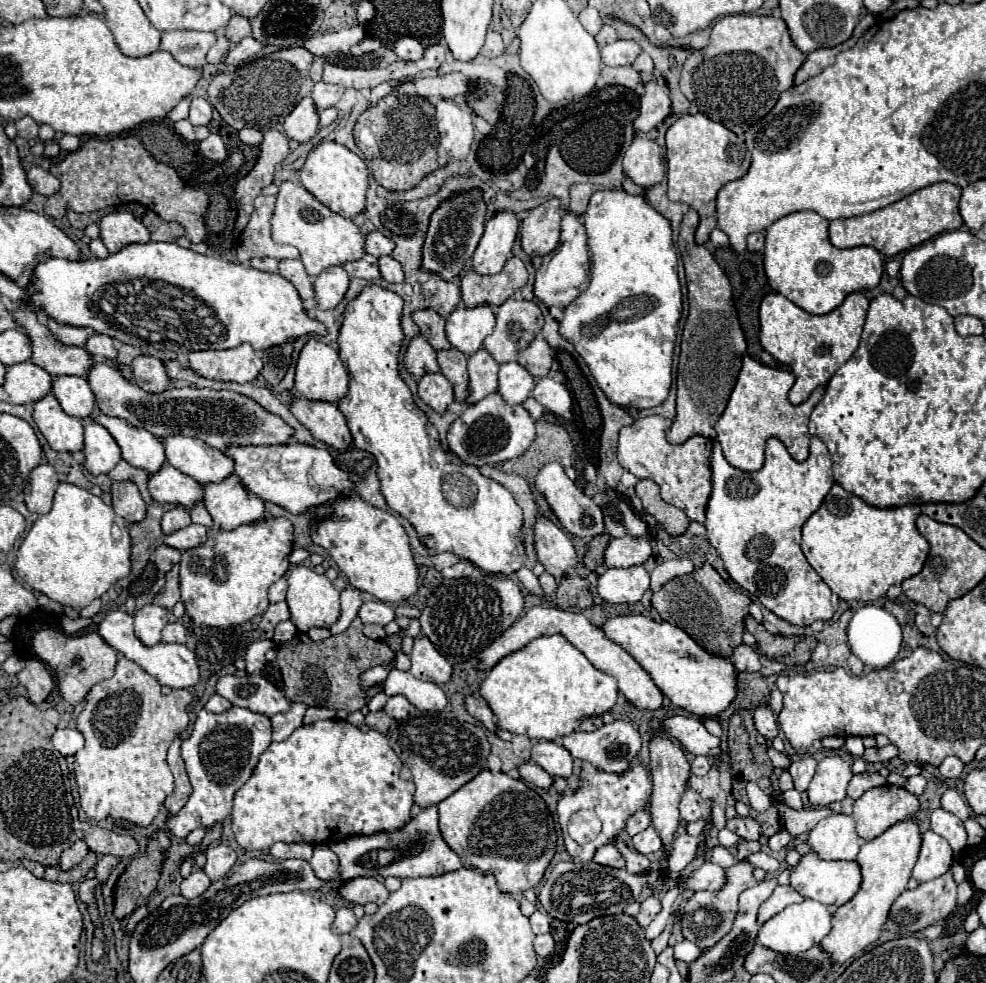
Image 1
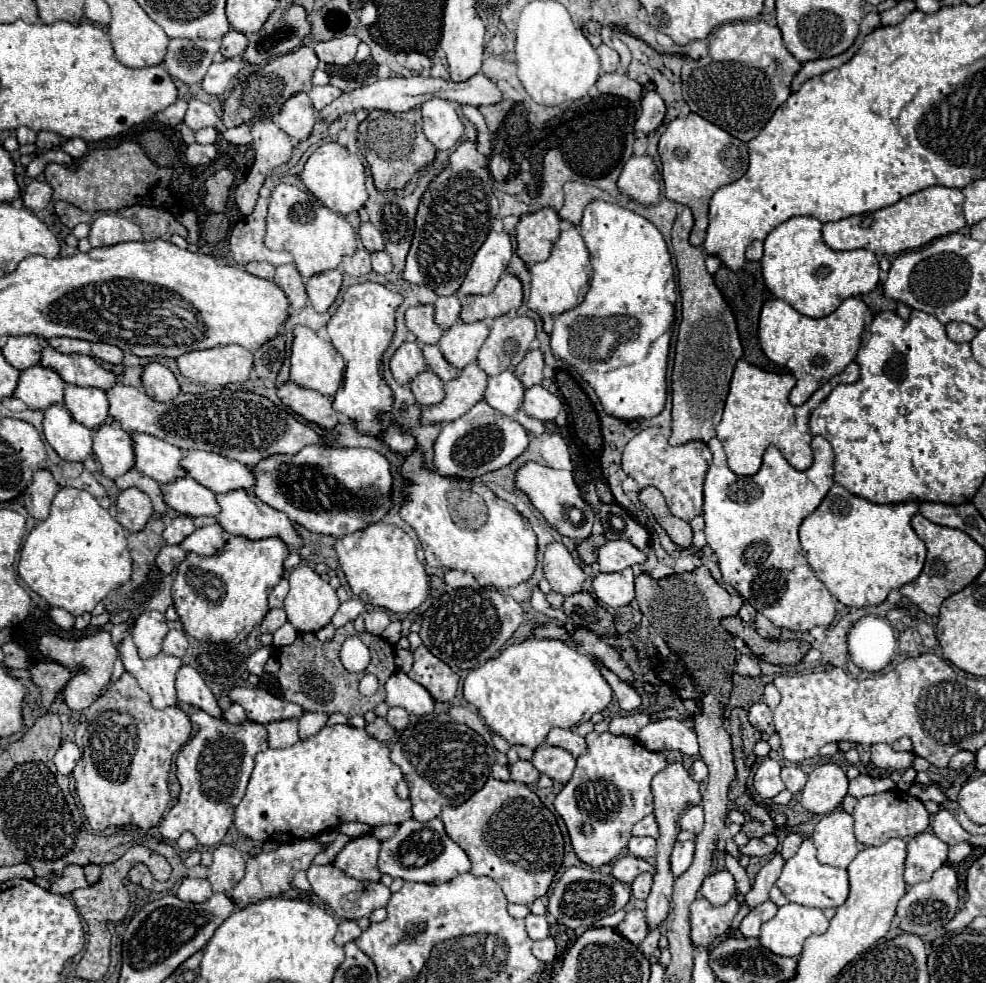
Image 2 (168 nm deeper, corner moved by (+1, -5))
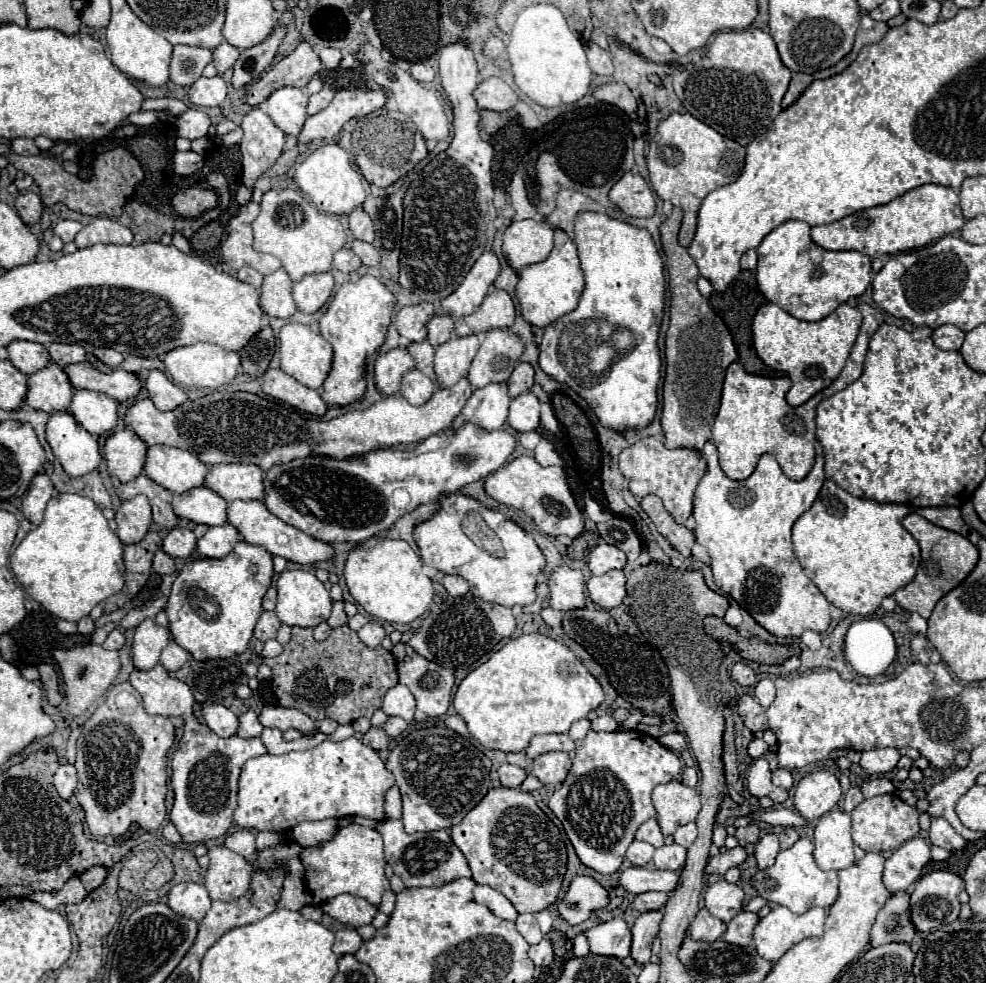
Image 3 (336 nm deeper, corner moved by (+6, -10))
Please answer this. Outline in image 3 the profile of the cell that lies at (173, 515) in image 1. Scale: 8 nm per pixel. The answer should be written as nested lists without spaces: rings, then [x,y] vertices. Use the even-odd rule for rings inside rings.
[[[176,526],[170,530],[170,534],[162,542],[162,550],[172,558],[188,558],[192,550],[196,548],[196,536],[190,528]]]

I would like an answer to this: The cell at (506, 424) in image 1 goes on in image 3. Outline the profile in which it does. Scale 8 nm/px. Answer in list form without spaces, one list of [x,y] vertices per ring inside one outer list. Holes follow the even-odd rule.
[[[468,422],[456,432],[444,430],[442,434],[434,434],[426,438],[424,442],[420,442],[416,448],[406,450],[406,452],[382,448],[362,458],[348,458],[348,460],[336,460],[328,456],[308,456],[304,460],[276,464],[274,468],[266,472],[264,486],[266,486],[268,496],[264,498],[264,504],[280,520],[284,520],[290,526],[296,526],[304,534],[310,534],[318,540],[324,540],[330,544],[332,542],[360,544],[376,536],[378,532],[390,528],[398,518],[412,512],[416,506],[434,502],[442,494],[452,494],[470,482],[486,478],[488,474],[504,466],[514,446],[516,442],[510,432],[506,430],[486,432],[480,426],[474,426]]]

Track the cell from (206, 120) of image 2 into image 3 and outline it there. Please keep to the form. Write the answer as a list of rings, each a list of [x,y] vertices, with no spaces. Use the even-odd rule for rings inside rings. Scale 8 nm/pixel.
[[[190,108],[186,110],[182,116],[176,118],[176,134],[188,140],[196,140],[196,138],[204,138],[210,130],[210,118],[206,112],[198,110],[198,108]]]

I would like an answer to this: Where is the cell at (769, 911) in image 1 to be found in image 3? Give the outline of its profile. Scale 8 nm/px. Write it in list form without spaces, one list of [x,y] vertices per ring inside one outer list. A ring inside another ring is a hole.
[[[740,912],[730,924],[728,930],[724,932],[722,940],[728,944],[736,944],[736,946],[748,946],[752,942],[752,930],[758,922],[758,916],[754,912]]]

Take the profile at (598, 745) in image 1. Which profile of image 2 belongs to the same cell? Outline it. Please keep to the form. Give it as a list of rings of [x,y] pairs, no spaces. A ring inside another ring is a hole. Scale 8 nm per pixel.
[[[551,729],[551,733],[547,735],[547,745],[553,747],[561,747],[565,751],[569,751],[575,759],[583,753],[587,753],[587,743],[581,735],[577,735],[571,729]]]

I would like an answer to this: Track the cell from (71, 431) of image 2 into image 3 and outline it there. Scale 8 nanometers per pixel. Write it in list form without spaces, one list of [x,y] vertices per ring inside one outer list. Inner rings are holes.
[[[54,412],[50,416],[46,438],[68,476],[84,476],[102,462],[98,438],[88,434],[68,412]]]

